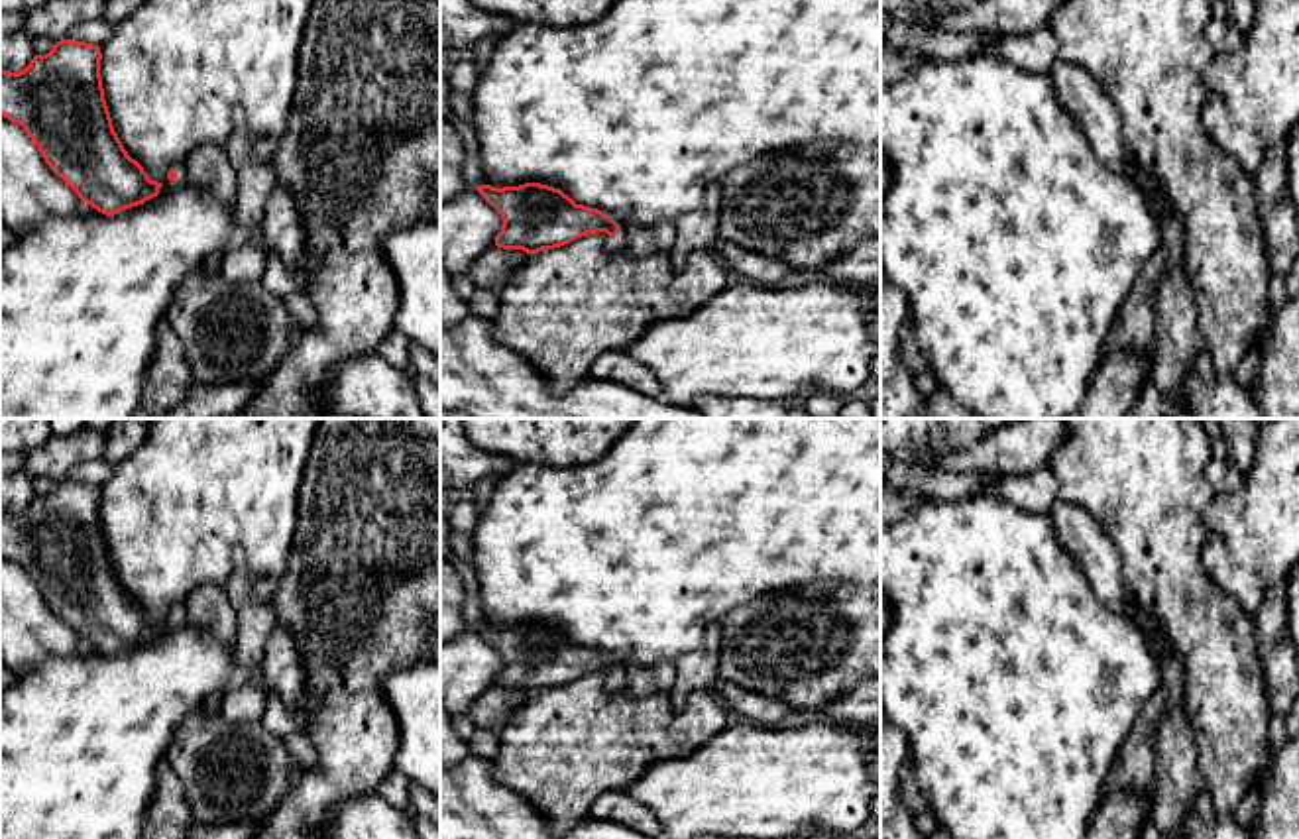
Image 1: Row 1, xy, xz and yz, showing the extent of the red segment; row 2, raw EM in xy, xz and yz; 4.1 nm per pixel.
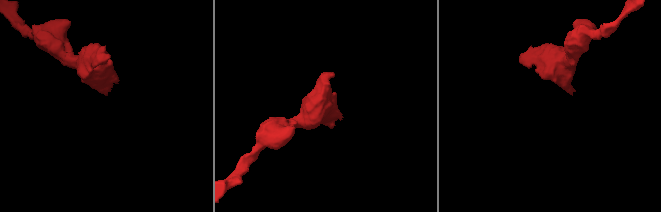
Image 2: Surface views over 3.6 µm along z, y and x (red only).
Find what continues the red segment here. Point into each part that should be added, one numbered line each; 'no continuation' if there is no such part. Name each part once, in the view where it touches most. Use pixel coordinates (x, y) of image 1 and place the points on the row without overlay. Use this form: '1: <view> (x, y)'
1: xy (181, 612)

